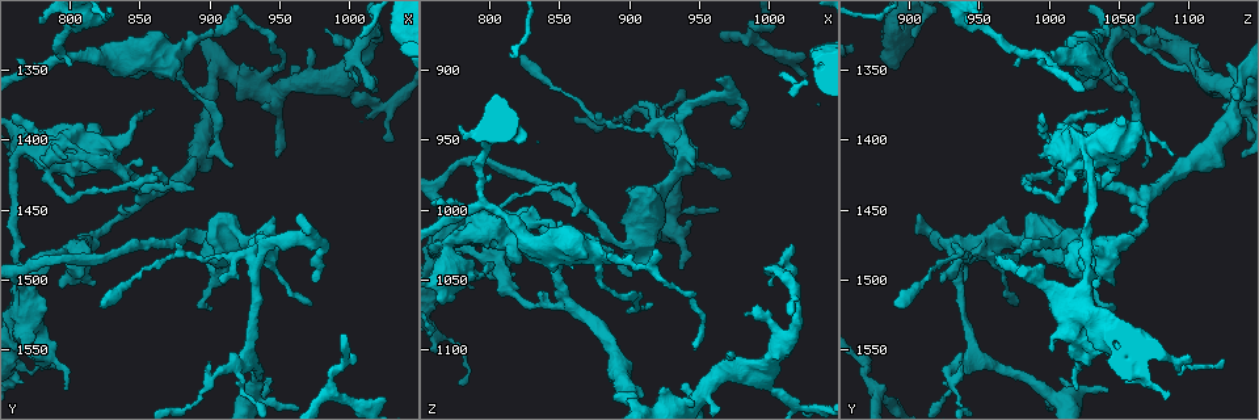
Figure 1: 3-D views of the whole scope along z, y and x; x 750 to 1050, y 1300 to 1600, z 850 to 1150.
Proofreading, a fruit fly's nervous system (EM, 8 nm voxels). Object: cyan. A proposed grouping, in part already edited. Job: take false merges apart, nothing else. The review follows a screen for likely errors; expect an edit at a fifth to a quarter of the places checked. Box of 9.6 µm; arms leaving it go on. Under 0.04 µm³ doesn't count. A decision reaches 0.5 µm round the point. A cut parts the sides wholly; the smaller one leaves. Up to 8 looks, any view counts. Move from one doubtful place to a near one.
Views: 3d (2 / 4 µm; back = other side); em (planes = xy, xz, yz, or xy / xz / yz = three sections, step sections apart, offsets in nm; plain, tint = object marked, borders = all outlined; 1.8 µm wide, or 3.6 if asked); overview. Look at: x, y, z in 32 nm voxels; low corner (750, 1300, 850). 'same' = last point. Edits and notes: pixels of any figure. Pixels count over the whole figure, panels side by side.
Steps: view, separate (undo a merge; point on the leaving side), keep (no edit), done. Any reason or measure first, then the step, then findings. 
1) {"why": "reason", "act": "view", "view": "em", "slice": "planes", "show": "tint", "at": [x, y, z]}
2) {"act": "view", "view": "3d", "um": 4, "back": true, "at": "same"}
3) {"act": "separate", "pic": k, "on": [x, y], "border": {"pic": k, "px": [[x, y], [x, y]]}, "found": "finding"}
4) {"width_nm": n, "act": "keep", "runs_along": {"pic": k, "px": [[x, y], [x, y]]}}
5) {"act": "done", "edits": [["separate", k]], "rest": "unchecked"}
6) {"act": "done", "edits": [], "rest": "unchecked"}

{"why": "sudden change in width", "act": "view", "view": "em", "slice": "xz", "step": 8, "show": "tint", "at": [908, 1564, 928]}

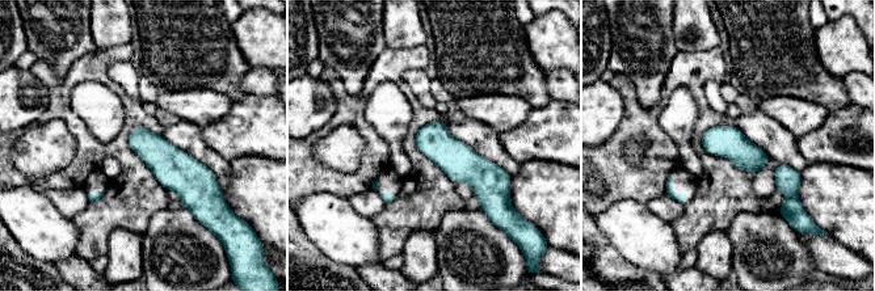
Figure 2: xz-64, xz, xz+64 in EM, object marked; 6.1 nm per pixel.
{"why": "cut it another way", "act": "view", "view": "em", "slice": "planes", "show": "tint", "at": "same"}

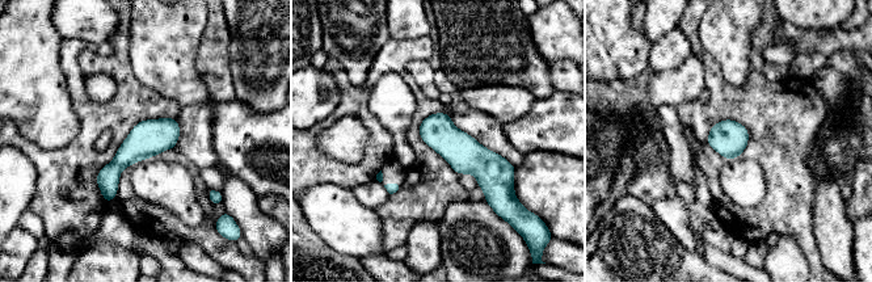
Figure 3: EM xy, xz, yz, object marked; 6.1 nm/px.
{"act": "keep", "found": "all the same neuron"}

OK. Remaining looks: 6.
{"why": "abrupt turn", "act": "view", "view": "3d", "um": 4, "at": [768, 1548, 1024]}

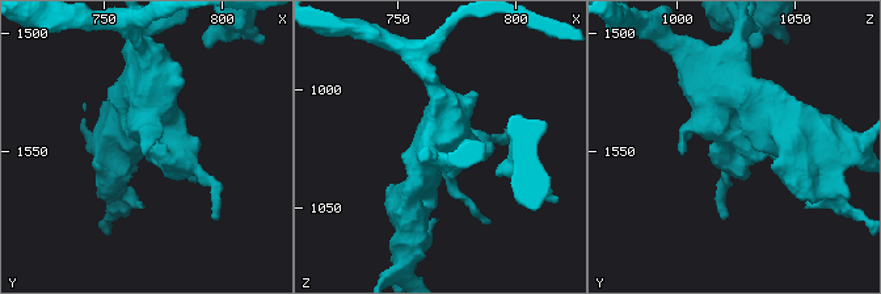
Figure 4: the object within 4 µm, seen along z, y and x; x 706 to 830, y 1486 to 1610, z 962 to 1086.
{"act": "view", "view": "em", "slice": "xz", "step": 16, "show": "borders", "at": "same"}

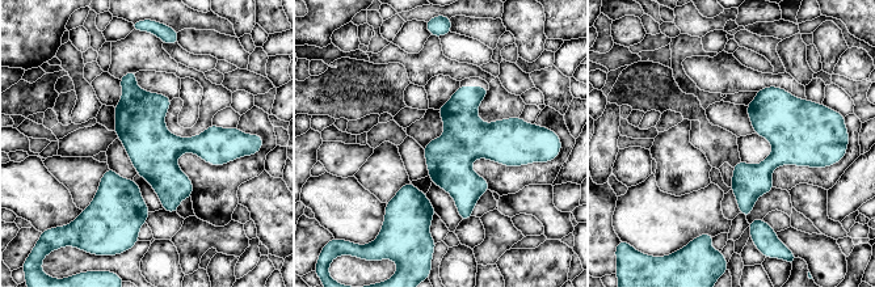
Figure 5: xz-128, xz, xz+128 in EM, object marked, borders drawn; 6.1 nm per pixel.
{"act": "keep", "found": "all the same neuron"}

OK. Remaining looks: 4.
{"why": "sudden change in width", "act": "view", "view": "3d", "um": 4, "at": [812, 1412, 1014]}

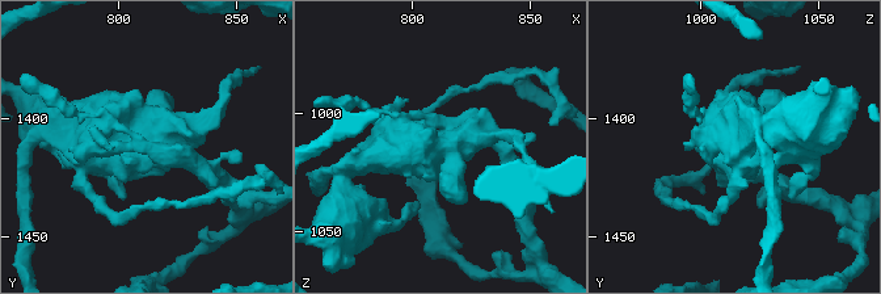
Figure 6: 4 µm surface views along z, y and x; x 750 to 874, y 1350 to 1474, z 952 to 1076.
{"act": "view", "view": "em", "um": 3.6, "slice": "planes", "show": "tint", "at": [812, 1411, 1014]}

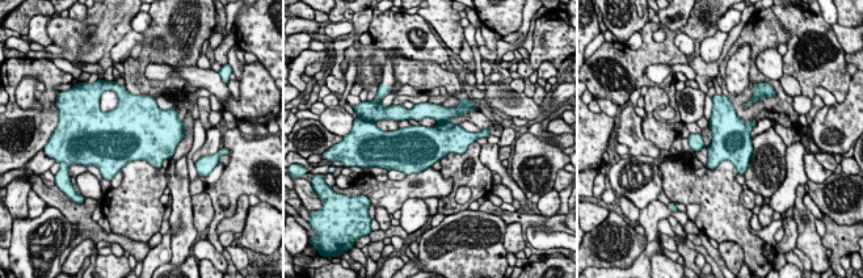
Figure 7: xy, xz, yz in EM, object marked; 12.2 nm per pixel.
{"arms": 4, "act": "separate", "pic": 7, "on": [428, 110], "found": "two neurons meet here"}

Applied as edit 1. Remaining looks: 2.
{"act": "done", "edits": [["separate", 7]], "rest": "unchecked"}

